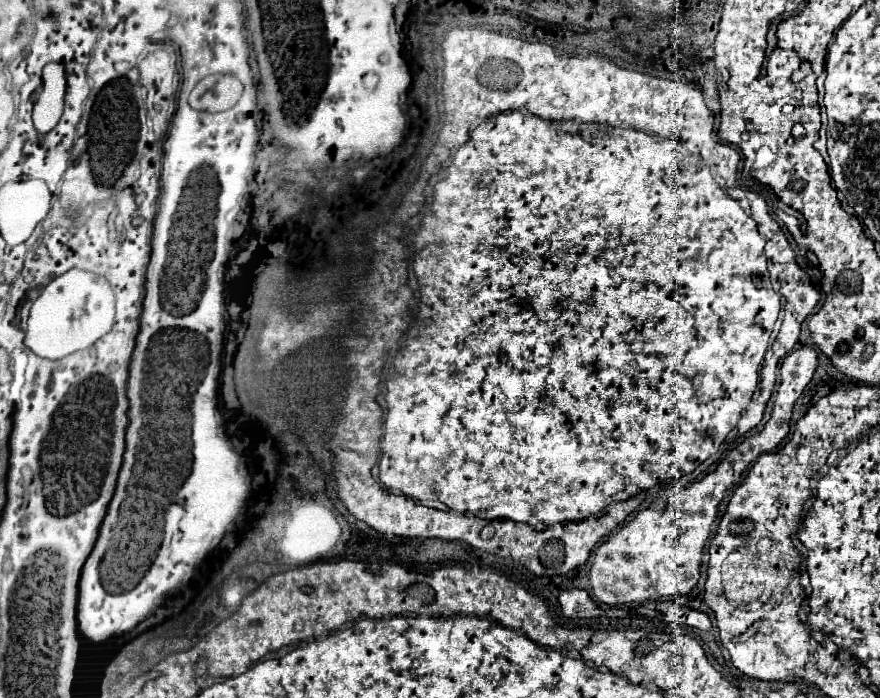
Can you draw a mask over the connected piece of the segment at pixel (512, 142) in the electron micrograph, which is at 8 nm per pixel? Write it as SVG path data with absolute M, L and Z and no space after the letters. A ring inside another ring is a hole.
M452 28L452 30L450 30L450 32L448 32L448 34L446 34L446 38L444 38L444 42L442 42L442 50L444 50L444 54L442 54L442 58L444 58L444 98L446 98L446 124L444 124L444 128L442 128L442 132L440 132L440 138L438 138L438 142L436 142L436 148L434 148L434 152L432 152L432 156L430 156L430 160L428 160L428 164L426 164L426 166L424 166L424 168L426 168L426 170L428 170L428 172L436 172L436 164L438 164L438 168L440 168L440 164L442 164L442 162L446 162L446 160L448 160L448 158L449 158L449 159L452 159L452 160L450 160L450 164L448 164L448 168L446 168L446 170L444 170L444 172L442 172L442 178L440 178L440 180L438 180L438 182L436 182L436 186L434 186L434 192L432 192L432 206L428 206L428 208L426 208L426 210L424 210L424 222L422 222L422 226L420 226L420 230L418 230L418 234L414 234L414 238L412 238L412 270L414 270L414 274L416 274L416 276L418 276L418 284L420 284L420 286L418 286L418 294L420 294L420 304L418 304L418 310L416 310L416 320L414 320L414 324L412 324L412 326L410 326L410 330L408 330L408 336L406 336L406 342L404 342L404 346L402 346L402 350L400 350L400 354L398 354L398 356L396 356L396 358L394 358L394 362L392 362L392 366L390 366L390 368L388 368L388 370L386 370L386 372L384 372L384 386L386 386L386 402L388 402L388 414L386 414L386 420L384 420L384 408L382 408L382 406L380 406L380 404L378 404L378 402L376 402L376 397L377 397L377 396L378 396L378 394L379 394L379 393L381 393L381 392L382 392L382 382L381 382L381 378L378 378L378 374L379 374L379 372L378 372L378 371L370 371L370 346L368 346L368 342L370 342L370 338L340 338L340 342L342 342L342 348L346 348L346 350L348 350L348 358L346 358L346 364L350 364L350 366L352 366L352 374L350 374L350 384L348 384L348 392L346 392L346 398L344 398L344 402L342 402L342 418L340 418L340 420L338 420L338 422L336 422L336 426L334 426L334 430L332 430L332 440L330 440L330 448L332 448L332 450L334 450L334 454L336 454L336 460L338 460L338 466L336 466L336 476L338 476L338 480L336 480L336 486L338 486L338 496L340 496L340 498L342 498L342 502L344 502L344 504L346 504L346 508L348 508L348 510L350 510L350 514L352 514L352 516L356 516L356 518L358 518L358 520L364 520L364 522L366 522L366 524L370 524L370 526L372 526L372 528L374 528L374 530L378 530L378 532L384 532L384 534L396 534L396 536L403 536L403 537L420 537L420 538L444 538L444 540L464 540L464 542L468 542L468 544L470 544L470 516L466 516L466 514L462 514L462 518L454 518L454 512L442 512L442 510L436 510L436 508L428 508L428 506L422 506L422 504L420 504L420 502L416 502L416 500L440 500L440 502L444 502L444 504L446 504L446 506L448 506L448 508L452 508L452 510L458 510L458 512L472 512L472 514L476 514L476 516L478 516L478 518L482 518L482 520L496 520L496 518L508 518L508 520L504 520L504 522L502 522L502 524L504 524L504 550L508 550L508 554L510 554L510 556L512 556L512 558L514 558L514 560L518 560L518 562L520 562L520 564L524 564L524 566L526 566L526 568L528 568L528 570L530 570L530 572L534 572L534 574L536 574L536 576L556 576L556 574L566 574L566 572L568 572L568 570L572 570L572 568L576 568L576 566L580 566L580 564L584 564L584 562L586 562L586 560L588 560L588 556L590 556L590 552L592 552L592 548L594 548L594 546L596 546L596 542L598 542L598 540L600 540L600 538L604 538L604 536L608 536L608 534L610 534L610 532L612 532L612 530L616 530L616 528L618 528L618 526L620 526L620 524L622 524L622 522L624 522L624 520L626 520L626 518L628 518L628 514L630 514L630 512L632 512L632 510L636 510L636 508L638 508L638 506L640 506L640 502L642 502L642 500L644 500L644 496L642 496L642 494L638 494L638 492L641 492L641 491L644 491L644 490L646 490L646 488L652 488L652 486L656 486L656 484L658 484L658 483L662 483L662 482L671 482L671 481L672 481L672 480L674 480L674 481L676 481L676 480L679 480L679 479L680 479L680 478L681 478L681 477L682 477L682 476L683 476L683 475L684 475L684 474L690 474L690 472L692 472L692 470L694 470L694 468L696 468L696 466L700 466L700 464L702 464L702 462L704 462L704 460L706 460L706 458L710 458L710 456L712 456L712 454L716 454L716 452L718 452L718 448L720 448L720 444L722 444L722 442L724 442L724 438L726 438L726 434L728 434L728 432L730 432L730 430L732 430L732 428L734 428L734 426L736 426L736 424L738 424L738 426L736 426L736 428L738 428L738 433L739 433L739 435L744 435L744 434L746 434L746 433L747 433L747 432L748 432L748 430L752 430L752 428L754 428L754 426L756 426L756 424L758 424L758 422L760 422L760 420L762 420L762 414L764 414L764 408L766 408L766 402L768 402L768 398L770 398L770 394L772 394L772 390L774 390L774 384L776 384L776 368L778 368L778 364L780 364L780 360L782 360L782 358L784 358L784 356L786 356L786 354L788 354L788 352L790 352L790 350L792 350L792 348L794 348L794 346L796 346L796 342L798 342L798 334L800 334L800 324L802 324L802 322L804 322L804 320L806 320L806 318L807 318L807 317L808 317L808 316L809 316L809 315L811 315L811 313L812 313L812 312L813 312L813 310L814 310L814 306L816 306L816 302L818 302L818 300L820 300L820 292L818 292L818 290L816 290L816 288L814 288L814 284L812 284L812 282L810 282L810 278L808 278L808 274L806 274L806 272L804 272L804 270L802 270L802 268L800 268L800 266L798 266L798 264L796 264L796 256L794 256L794 250L792 250L792 248L790 248L790 244L788 244L788 240L786 240L786 236L784 236L784 232L782 232L782 228L780 228L780 226L778 226L778 222L776 222L776 220L772 220L772 218L770 218L770 214L768 214L768 208L766 208L766 202L764 202L764 198L762 198L762 196L758 196L758 193L757 193L757 192L755 192L755 191L753 191L753 190L750 190L750 189L749 189L749 188L746 188L746 187L742 187L742 188L741 188L741 187L739 187L739 186L738 186L738 184L737 184L737 181L736 181L736 179L737 179L737 173L736 173L736 164L738 164L738 162L740 162L740 154L738 154L738 152L736 152L736 150L734 150L734 148L730 148L730 146L728 146L728 144L724 144L724 142L720 142L720 140L718 140L718 142L717 142L717 141L716 141L716 140L715 140L715 137L714 137L714 136L712 136L712 128L714 128L714 116L712 116L712 112L710 112L710 110L708 110L708 106L706 106L706 104L704 104L704 98L702 98L702 92L700 92L700 90L698 90L698 88L694 88L694 86L692 86L692 84L684 84L684 82L674 82L674 80L666 80L666 78L656 78L656 76L648 76L648 74L640 74L640 72L634 72L634 70L624 70L624 68L618 68L618 66L616 66L616 64L612 64L612 62L608 62L608 60L606 60L606 58L602 58L602 56L594 56L594 54L588 54L588 56L583 56L583 55L569 55L569 54L557 54L557 49L556 49L556 48L554 48L554 47L552 47L552 46L550 46L550 45L547 45L547 44L543 44L543 43L541 43L541 42L538 42L538 43L530 43L530 42L524 42L524 40L520 40L520 38L512 38L512 36L504 36L504 34L498 34L498 32L490 32L490 30L484 30L484 28ZM560 120L580 120L580 122L602 122L602 124L610 124L610 126L602 126L602 124L576 124L576 122L560 122ZM782 308L784 308L784 311L783 311L783 315L784 315L784 319L783 319L783 322L782 322L782 328L780 328L780 332L778 332L778 336L776 336L776 340L774 340L774 342L773 342L773 344L772 344L772 346L770 346L770 336L771 336L771 333L772 333L772 331L773 331L773 328L774 328L774 324L776 324L776 320L778 320L778 318L779 318L779 316L780 316L780 314L781 314L781 311L782 311ZM761 369L762 369L762 392L760 392L760 398L759 398L759 397L758 397L758 398L757 398L757 399L758 399L758 400L756 400L756 399L753 399L753 398L752 398L752 397L753 397L753 396L752 396L752 394L754 394L754 390L756 390L756 389L757 389L757 388L758 388L758 387L759 387L759 388L760 388L760 372L761 372ZM376 462L378 462L378 464L380 464L380 482L382 482L382 484L384 484L384 486L386 486L386 488L388 488L388 490L400 490L400 492L402 492L402 494L406 494L406 496L410 496L410 498L406 498L406 496L398 496L398 494L392 494L392 492L388 492L388 490L386 490L386 488L384 488L384 486L382 486L382 484L378 484L378 482L376 482L376 480L374 480L374 478L372 478L372 468L374 468L374 464L376 464Z

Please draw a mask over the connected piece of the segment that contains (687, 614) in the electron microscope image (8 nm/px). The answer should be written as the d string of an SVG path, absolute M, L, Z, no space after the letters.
M682 608L684 610L684 618L682 622L688 624L688 626L694 626L694 628L700 628L700 630L710 630L710 618L708 614L700 612L700 610L690 610L690 608Z

